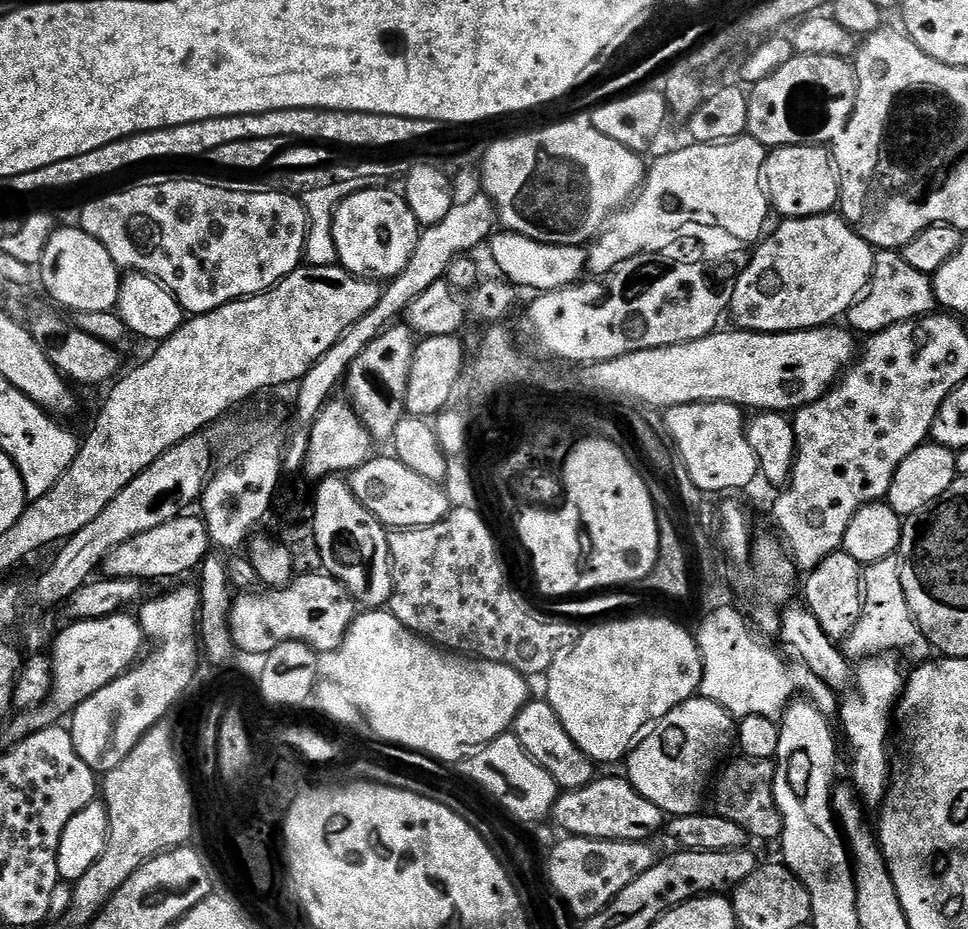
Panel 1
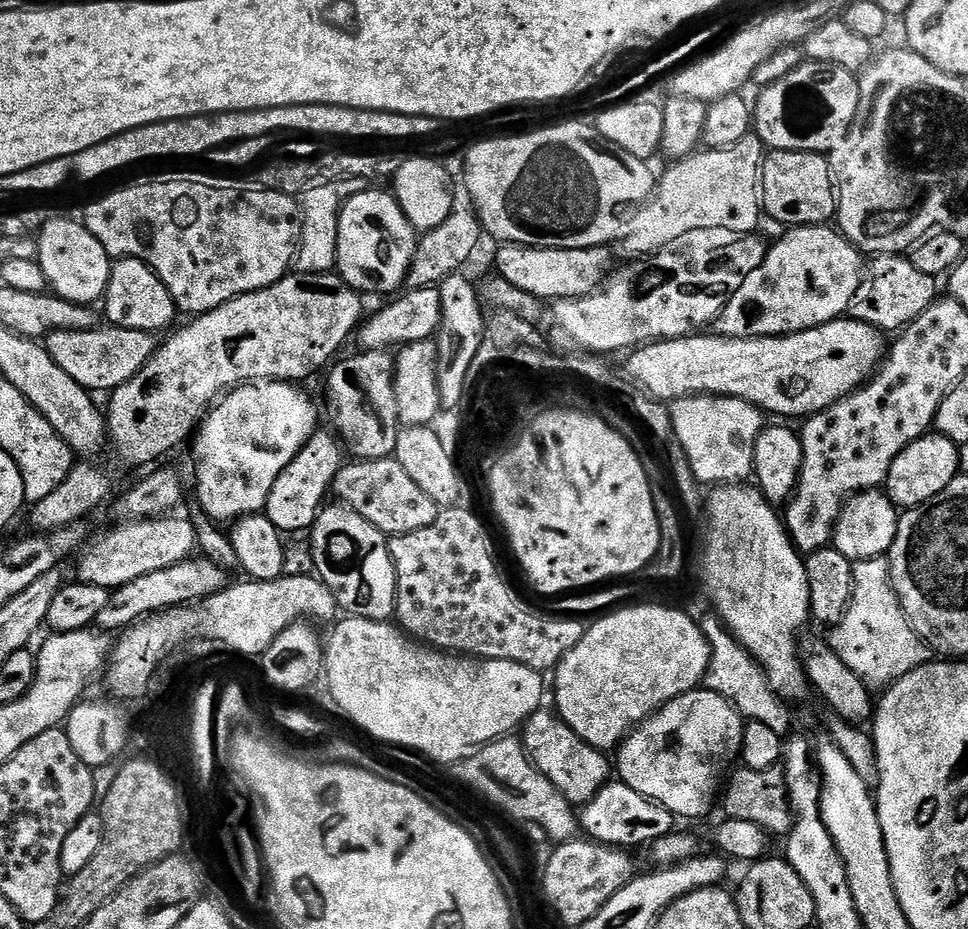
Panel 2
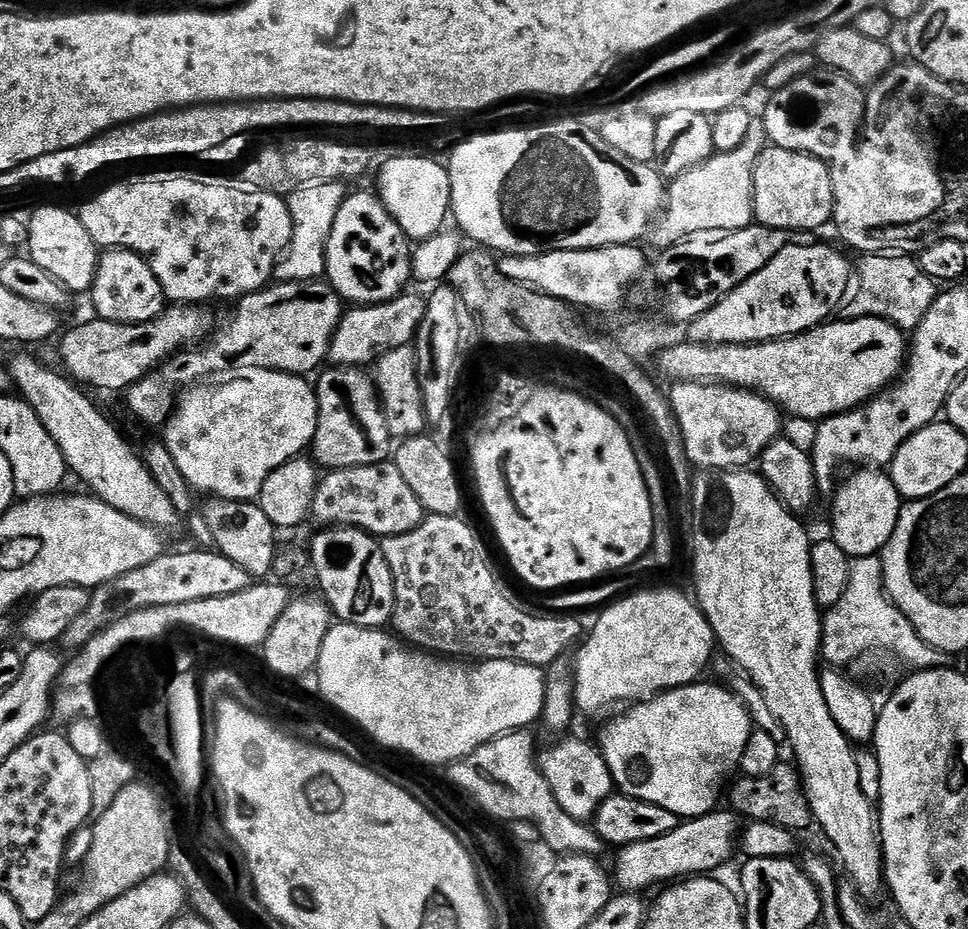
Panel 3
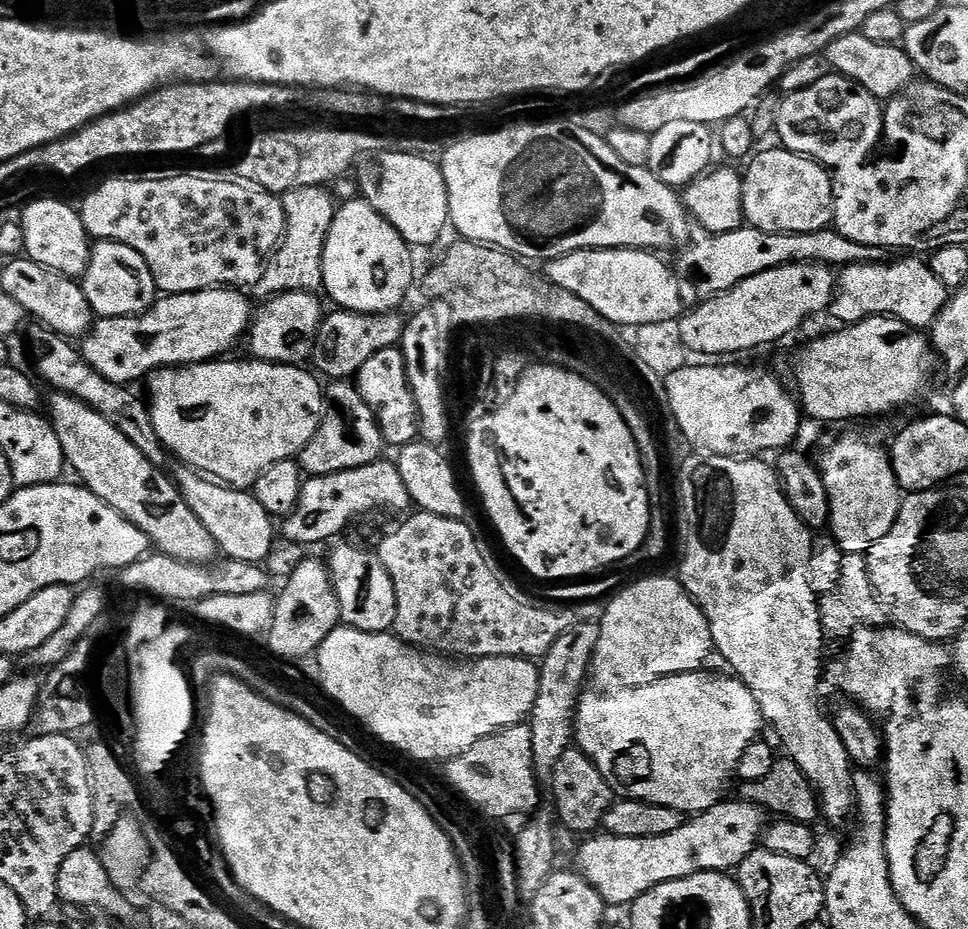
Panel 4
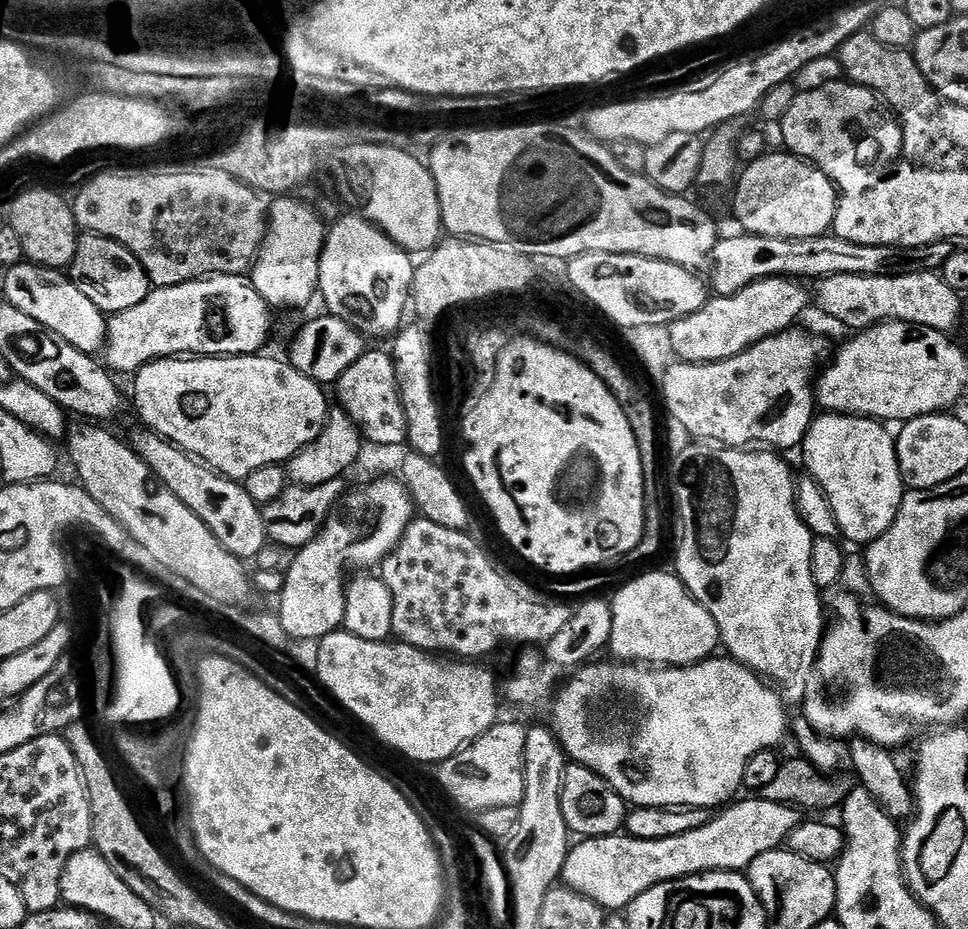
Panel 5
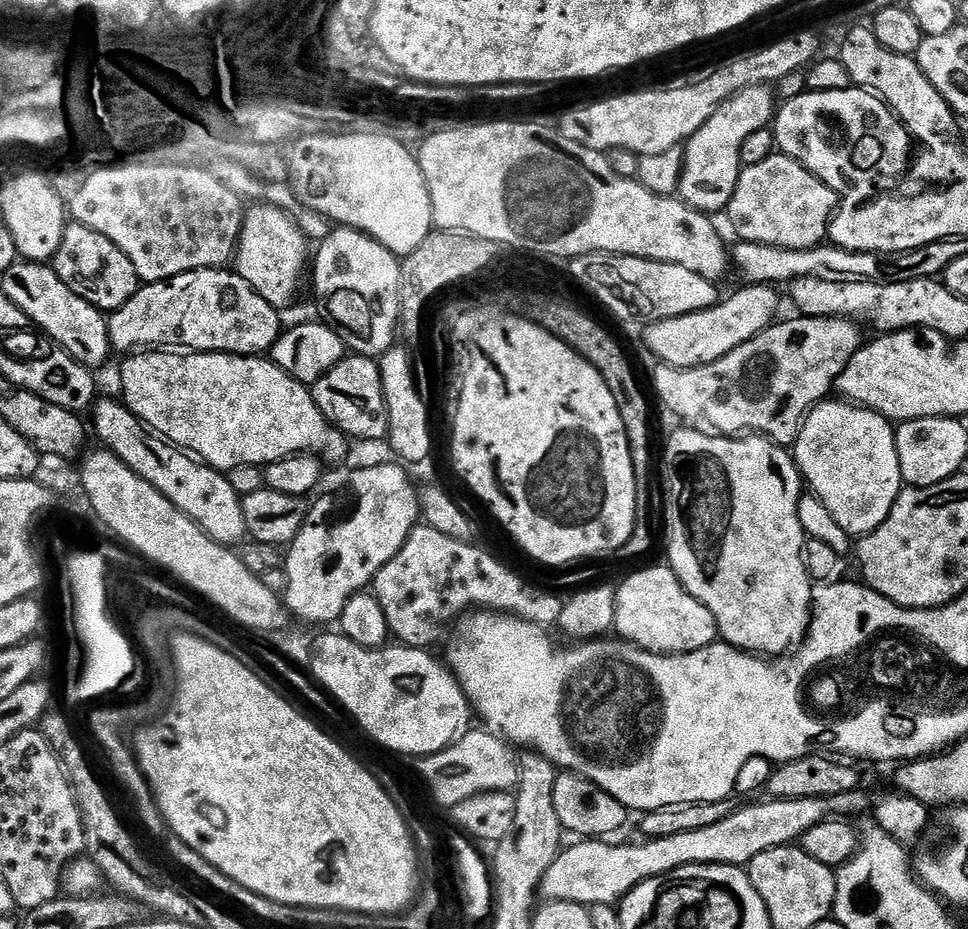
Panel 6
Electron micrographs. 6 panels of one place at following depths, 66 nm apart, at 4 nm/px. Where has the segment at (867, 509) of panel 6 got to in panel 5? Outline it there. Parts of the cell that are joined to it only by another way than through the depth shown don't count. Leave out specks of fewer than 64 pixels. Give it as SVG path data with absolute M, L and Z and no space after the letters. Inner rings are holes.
M820 414L808 427L808 433L802 445L804 464L807 475L822 486L826 498L830 502L830 510L834 510L834 518L838 518L840 536L845 541L853 540L856 544L867 546L877 540L894 522L898 514L898 506L902 506L905 494L904 479L898 466L898 454L893 433L888 433L883 423L871 420L868 416L841 416L839 414Z

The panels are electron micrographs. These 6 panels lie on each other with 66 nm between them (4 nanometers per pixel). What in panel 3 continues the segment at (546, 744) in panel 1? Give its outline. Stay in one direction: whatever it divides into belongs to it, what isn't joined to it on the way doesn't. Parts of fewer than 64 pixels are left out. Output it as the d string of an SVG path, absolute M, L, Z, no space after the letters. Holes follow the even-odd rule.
M568 738L557 739L560 740L557 744L552 744L545 752L543 749L539 753L540 772L546 778L550 790L554 790L554 798L558 798L558 806L562 806L562 810L566 810L566 814L570 814L570 818L588 822L595 817L596 812L602 806L602 802L606 802L606 798L610 798L614 794L610 766L606 766L606 758L600 753L599 747L595 743L587 744L584 740L564 739Z

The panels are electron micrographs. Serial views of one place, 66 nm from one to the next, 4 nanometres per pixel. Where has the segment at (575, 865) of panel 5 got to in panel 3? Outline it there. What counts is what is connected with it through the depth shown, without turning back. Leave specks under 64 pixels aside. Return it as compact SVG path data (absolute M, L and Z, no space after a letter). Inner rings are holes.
M717 810L706 816L688 818L681 822L670 834L662 838L650 838L646 842L625 844L616 856L614 884L624 894L644 894L655 884L667 885L681 878L696 878L701 874L712 874L732 856L732 848L738 844L738 817L731 810Z

